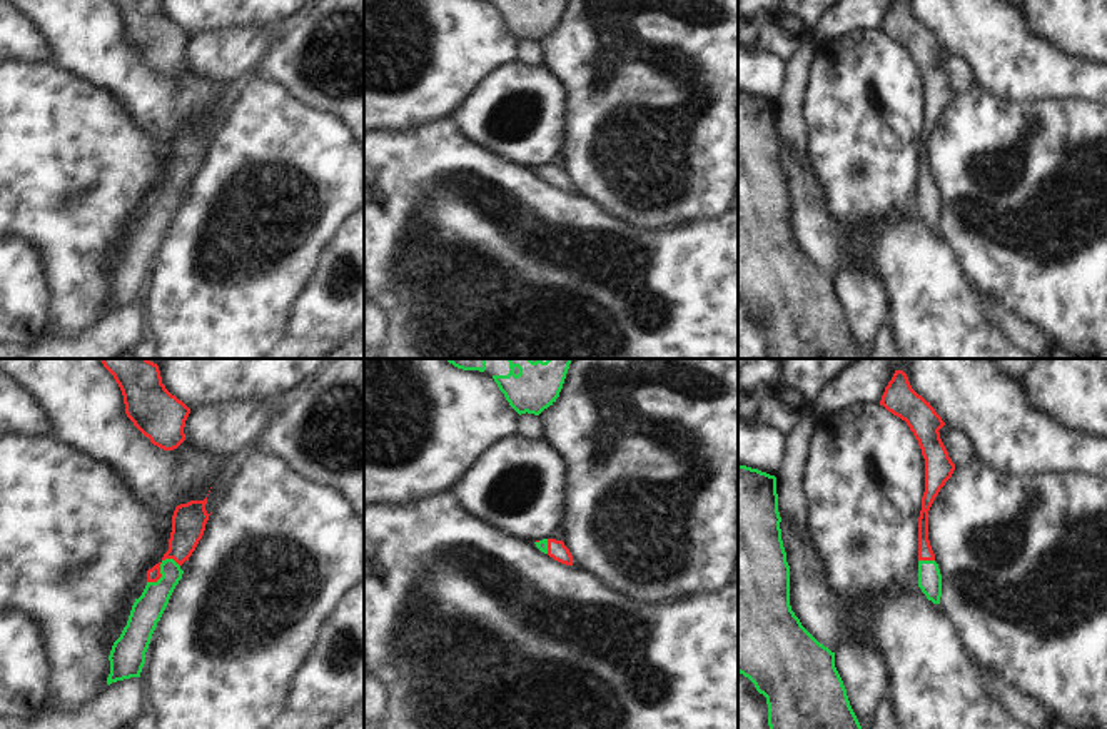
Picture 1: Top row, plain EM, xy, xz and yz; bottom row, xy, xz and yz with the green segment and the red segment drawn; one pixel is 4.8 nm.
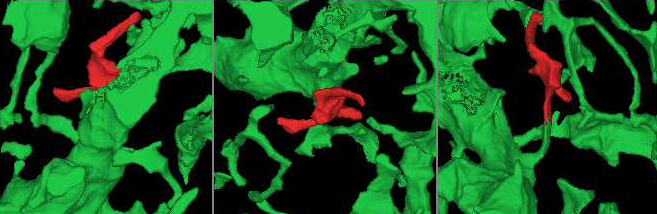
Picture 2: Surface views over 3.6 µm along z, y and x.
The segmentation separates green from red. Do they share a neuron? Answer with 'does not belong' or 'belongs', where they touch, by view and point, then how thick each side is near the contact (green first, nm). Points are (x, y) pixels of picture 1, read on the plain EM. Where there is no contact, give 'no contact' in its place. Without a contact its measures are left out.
belongs | xy (161, 194) | 150/70 nm

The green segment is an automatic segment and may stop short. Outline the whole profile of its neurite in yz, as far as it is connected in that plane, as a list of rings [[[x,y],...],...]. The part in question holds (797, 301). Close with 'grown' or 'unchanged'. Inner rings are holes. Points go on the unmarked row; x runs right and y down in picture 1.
[[[738,92],[738,299],[766,324],[770,359],[862,359],[835,294],[835,279],[820,270],[791,237],[780,148],[776,103]]] | unchanged

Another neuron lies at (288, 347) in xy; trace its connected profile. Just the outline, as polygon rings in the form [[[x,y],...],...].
[[[284,337],[260,359],[322,359],[332,352],[342,339],[292,339]]]

